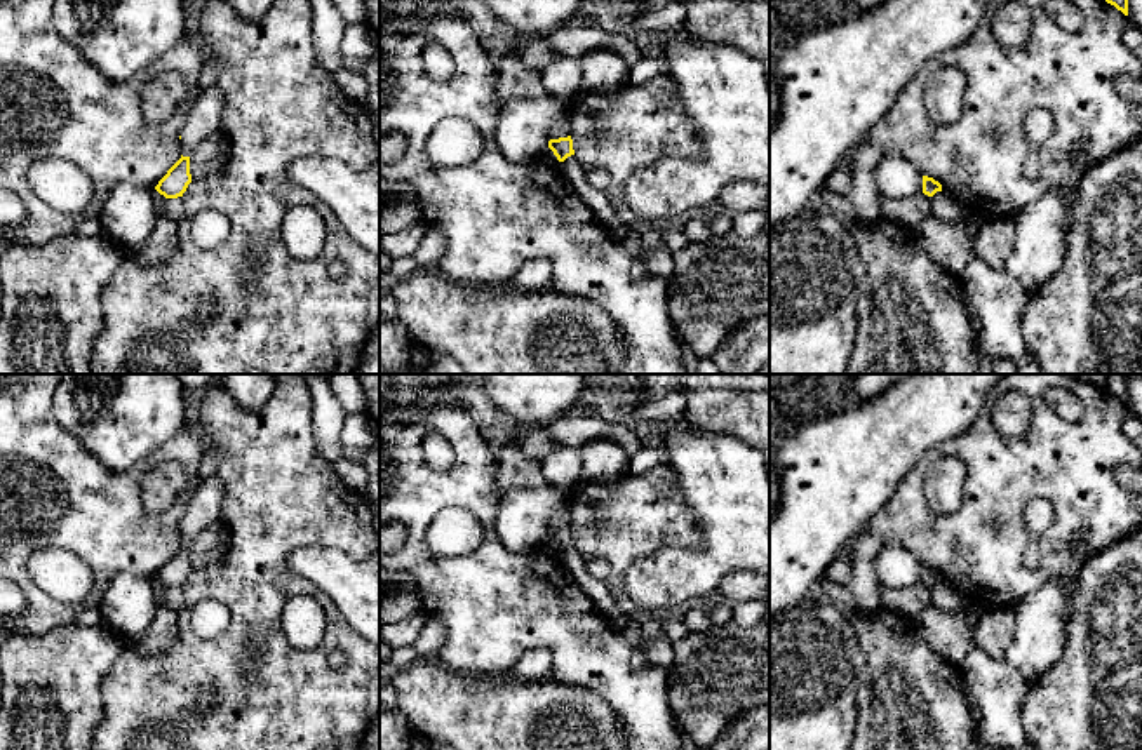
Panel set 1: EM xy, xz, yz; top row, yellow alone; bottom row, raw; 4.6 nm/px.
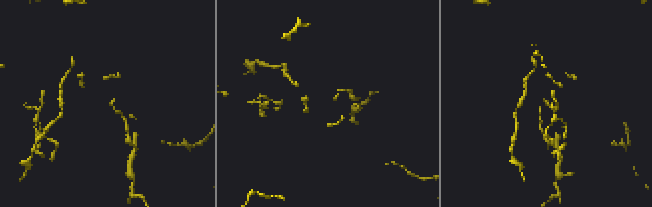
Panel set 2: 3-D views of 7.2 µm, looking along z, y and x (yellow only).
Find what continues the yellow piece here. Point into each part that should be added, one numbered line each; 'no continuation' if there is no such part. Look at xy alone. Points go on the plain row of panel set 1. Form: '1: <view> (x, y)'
1: xy (204, 507)

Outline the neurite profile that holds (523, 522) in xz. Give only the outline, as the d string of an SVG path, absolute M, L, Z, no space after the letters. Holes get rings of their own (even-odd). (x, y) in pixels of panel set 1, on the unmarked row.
M571 484L512 487L498 501L494 531L501 545L517 553L529 552L548 536L550 520L569 513Z

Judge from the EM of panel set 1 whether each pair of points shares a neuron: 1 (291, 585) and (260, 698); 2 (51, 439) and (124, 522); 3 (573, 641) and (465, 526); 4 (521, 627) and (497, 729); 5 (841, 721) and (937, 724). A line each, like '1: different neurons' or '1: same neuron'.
1: same neuron
2: same neuron
3: different neurons
4: different neurons
5: different neurons

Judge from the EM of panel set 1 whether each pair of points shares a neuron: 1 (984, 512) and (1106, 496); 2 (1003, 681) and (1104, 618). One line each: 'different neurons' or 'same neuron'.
1: same neuron
2: different neurons

